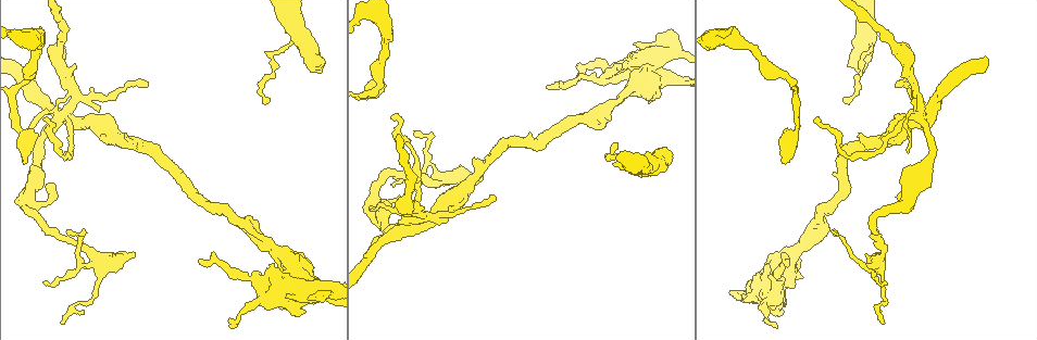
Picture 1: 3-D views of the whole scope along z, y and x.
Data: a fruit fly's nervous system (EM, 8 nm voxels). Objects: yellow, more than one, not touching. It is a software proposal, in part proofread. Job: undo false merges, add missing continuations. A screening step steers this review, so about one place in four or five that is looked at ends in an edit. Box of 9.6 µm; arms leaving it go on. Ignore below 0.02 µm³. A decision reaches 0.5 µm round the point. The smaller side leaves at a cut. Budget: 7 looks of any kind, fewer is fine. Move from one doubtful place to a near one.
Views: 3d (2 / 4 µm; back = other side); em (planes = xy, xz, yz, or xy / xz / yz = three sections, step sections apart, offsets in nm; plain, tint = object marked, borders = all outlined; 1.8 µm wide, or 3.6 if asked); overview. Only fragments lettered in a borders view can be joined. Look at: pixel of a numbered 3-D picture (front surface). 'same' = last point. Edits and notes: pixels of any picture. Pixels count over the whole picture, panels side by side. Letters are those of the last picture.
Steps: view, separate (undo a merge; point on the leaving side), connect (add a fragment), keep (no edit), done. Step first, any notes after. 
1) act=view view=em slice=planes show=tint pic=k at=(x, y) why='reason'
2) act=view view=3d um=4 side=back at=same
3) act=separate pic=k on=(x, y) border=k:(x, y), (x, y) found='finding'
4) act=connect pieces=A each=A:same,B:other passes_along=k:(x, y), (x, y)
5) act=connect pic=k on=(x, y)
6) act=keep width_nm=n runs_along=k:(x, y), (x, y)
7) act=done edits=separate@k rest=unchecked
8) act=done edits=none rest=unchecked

act=view view=3d um=2 pic=1 at=(833, 232) why='tapers out'

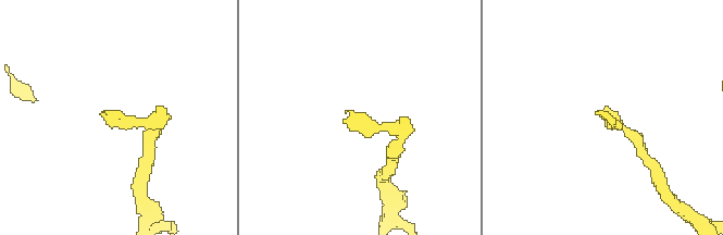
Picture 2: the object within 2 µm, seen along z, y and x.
act=view view=em slice=xy step=4 show=plain pic=2 at=(349, 116)

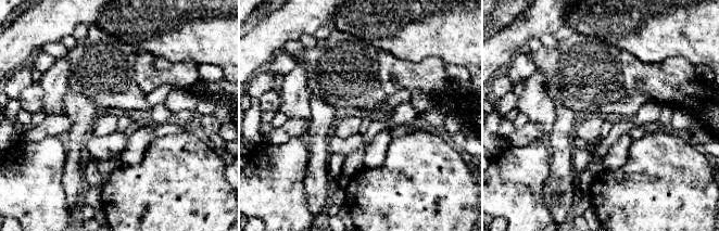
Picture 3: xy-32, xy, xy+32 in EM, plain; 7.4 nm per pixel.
act=view view=em slice=xy step=4 show=borders at=same

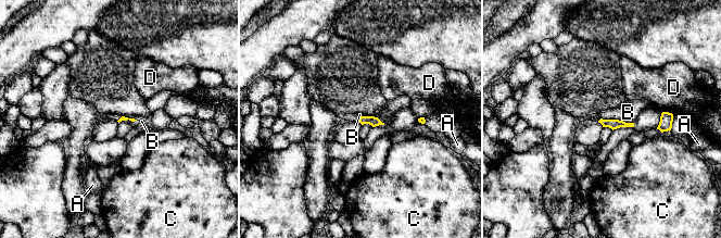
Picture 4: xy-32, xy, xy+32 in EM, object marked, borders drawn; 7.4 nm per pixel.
act=keep each=A:other,B:other,C:other,D:other border=4:(601, 117), (618, 118), (633, 123) found='no lettered fragment goes on from it'

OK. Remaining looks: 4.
act=view view=em um=3.6 slice=xz step=4 show=tint pic=1 at=(320, 72) why='stops while still wide'

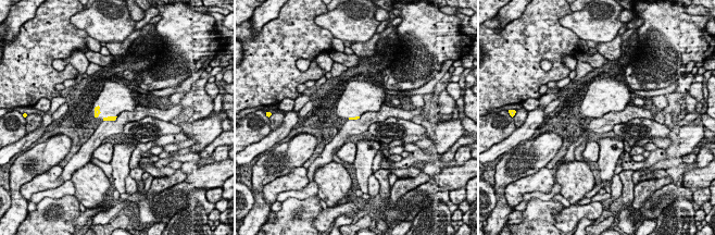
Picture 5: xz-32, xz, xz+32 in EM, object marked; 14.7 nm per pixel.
act=view view=em um=3.6 slice=planes show=borders at=same

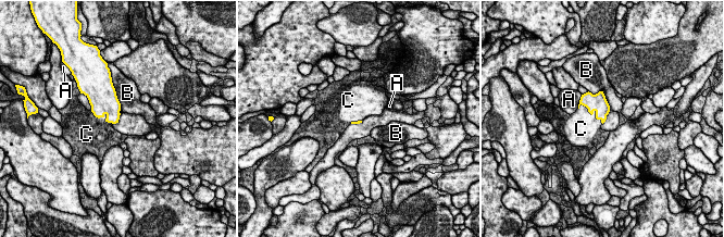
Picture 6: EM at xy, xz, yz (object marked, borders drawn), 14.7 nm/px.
act=connect pieces=C each=A:other,B:other,C:same found='the cell continues'

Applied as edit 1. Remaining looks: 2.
act=view view=em slice=yz step=8 show=borders pic=1 at=(788, 259) why='branch stops here'

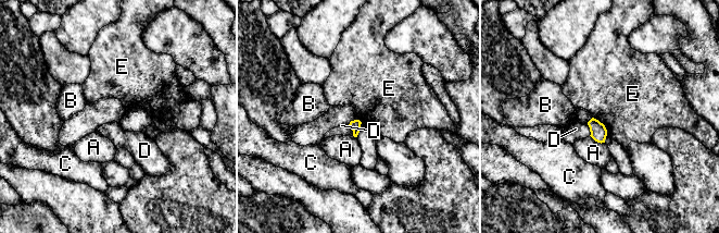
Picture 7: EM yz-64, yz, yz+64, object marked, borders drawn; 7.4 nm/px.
act=keep longest_contact=E:170nm each=A:other,B:other,C:other,D:other,E:other border=7:(593, 117), (604, 125), (607, 133) found='none of them fits'

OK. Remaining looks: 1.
act=done edits=connect@6 rest=unchecked

